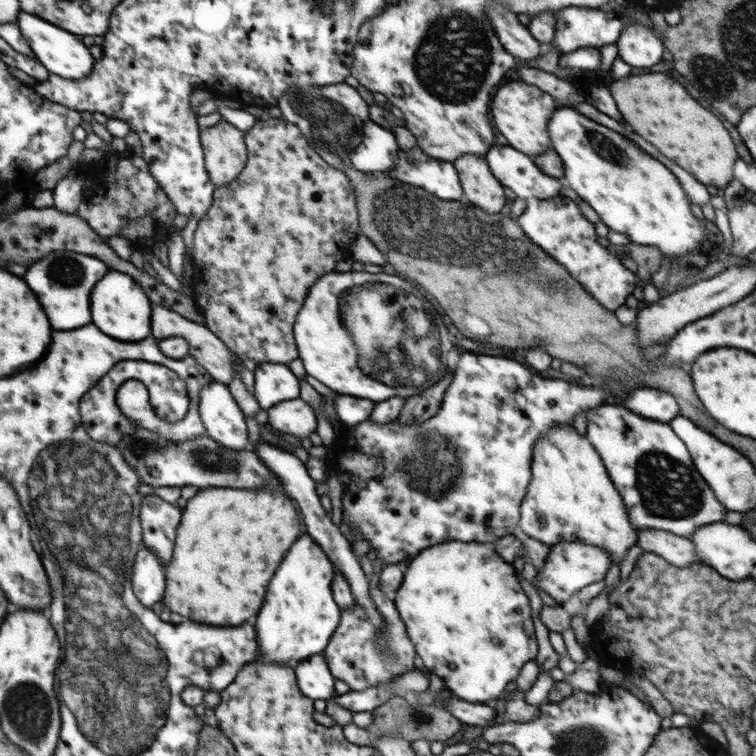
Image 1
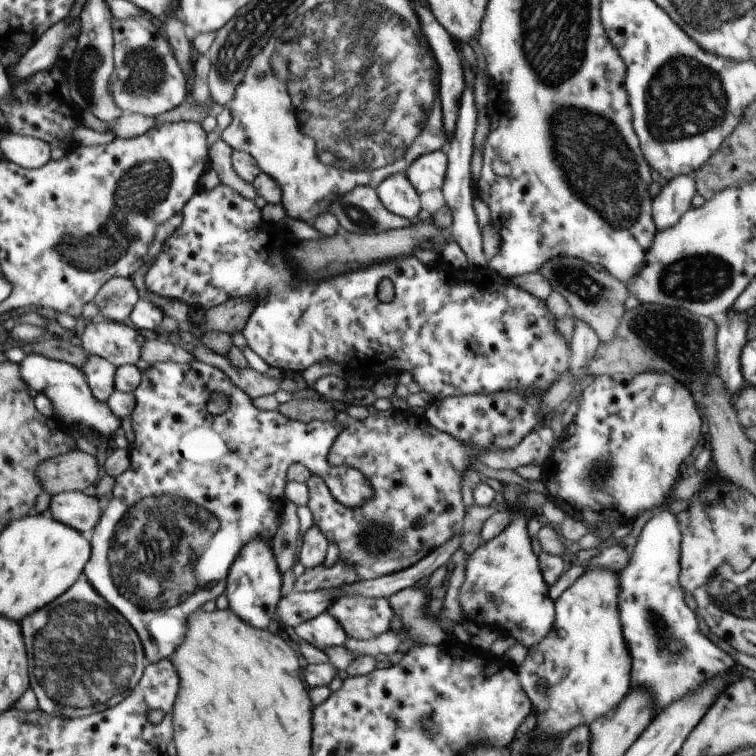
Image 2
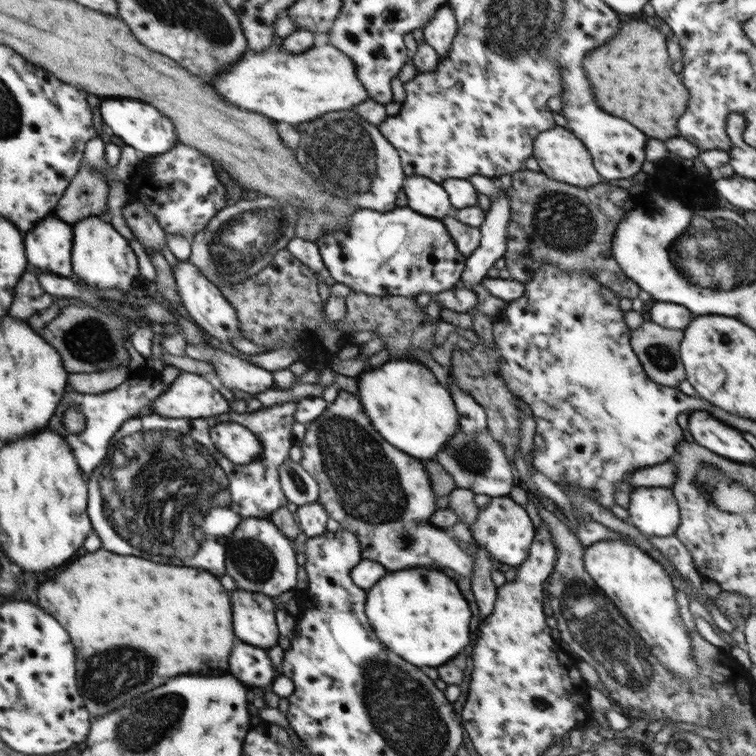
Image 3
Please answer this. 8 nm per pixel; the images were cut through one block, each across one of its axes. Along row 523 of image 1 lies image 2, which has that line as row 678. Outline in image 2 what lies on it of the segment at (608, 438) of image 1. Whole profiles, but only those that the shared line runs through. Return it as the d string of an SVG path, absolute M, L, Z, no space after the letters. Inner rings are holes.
M666 507L646 519L643 529L638 534L637 544L632 552L632 558L624 570L618 571L620 580L620 594L618 594L618 612L622 622L622 634L626 640L626 646L632 656L632 687L642 686L650 688L654 694L656 713L662 712L666 706L670 706L674 700L684 698L688 692L692 692L696 686L702 686L704 682L710 682L714 676L731 672L735 660L731 654L720 649L700 631L700 622L694 616L694 612L686 605L685 591L680 586L680 540L681 534L678 528L676 515Z

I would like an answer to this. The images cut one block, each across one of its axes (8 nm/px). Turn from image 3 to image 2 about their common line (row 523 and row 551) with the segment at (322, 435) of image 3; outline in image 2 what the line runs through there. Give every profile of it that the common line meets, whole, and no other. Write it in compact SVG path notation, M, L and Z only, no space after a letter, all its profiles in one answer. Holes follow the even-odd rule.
M411 408L370 412L363 421L349 420L334 440L327 459L332 466L346 465L360 470L374 486L374 498L358 508L346 508L332 496L321 476L312 475L305 482L310 494L307 506L313 514L313 524L318 524L327 540L338 546L339 560L356 570L358 580L374 580L410 568L429 552L461 534L466 514L462 501L462 476L466 470L474 469L476 462L492 470L516 470L519 466L532 464L541 466L551 455L553 441L556 444L552 430L549 426L543 426L537 432L530 432L520 444L508 448L506 452L484 450L472 442L460 442L454 436L434 428L424 414L418 415Z

